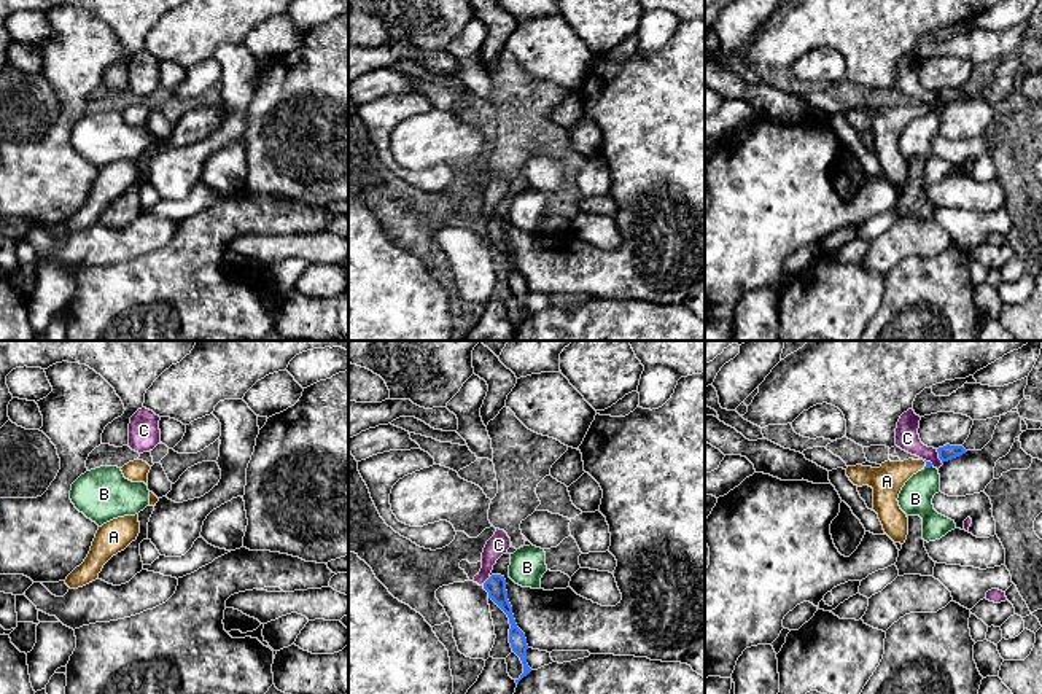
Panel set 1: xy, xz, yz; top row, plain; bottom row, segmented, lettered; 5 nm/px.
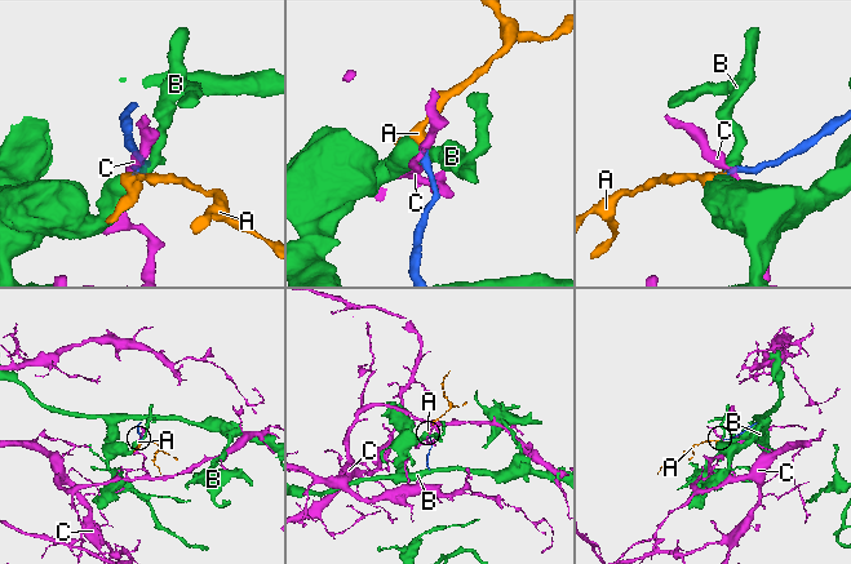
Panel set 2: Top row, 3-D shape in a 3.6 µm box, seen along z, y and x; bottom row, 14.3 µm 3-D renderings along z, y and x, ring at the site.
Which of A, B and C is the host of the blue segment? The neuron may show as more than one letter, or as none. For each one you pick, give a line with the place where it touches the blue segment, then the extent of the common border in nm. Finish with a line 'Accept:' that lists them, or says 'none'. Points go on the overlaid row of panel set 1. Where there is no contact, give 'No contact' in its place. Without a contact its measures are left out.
A: Touches blue at yz (926, 463). Shared border 40 nm
Accept: A

